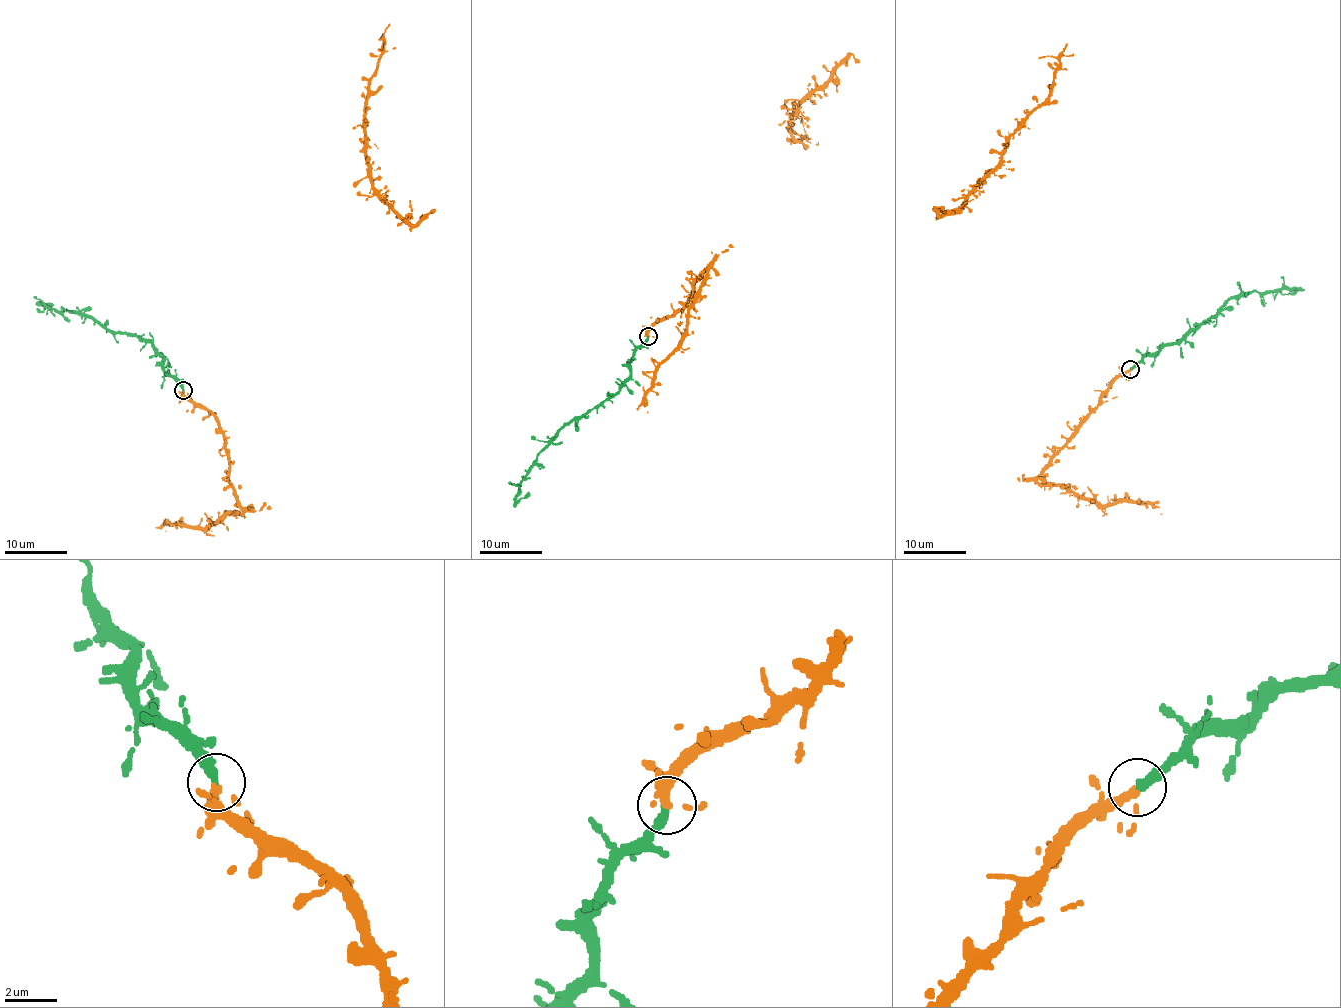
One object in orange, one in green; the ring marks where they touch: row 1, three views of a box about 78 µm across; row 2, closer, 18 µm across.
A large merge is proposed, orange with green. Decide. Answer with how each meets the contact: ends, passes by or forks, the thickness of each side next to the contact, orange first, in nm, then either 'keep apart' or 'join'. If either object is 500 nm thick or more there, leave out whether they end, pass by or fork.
orange passes by; green ends; calibres 240 and 340 nm; join

